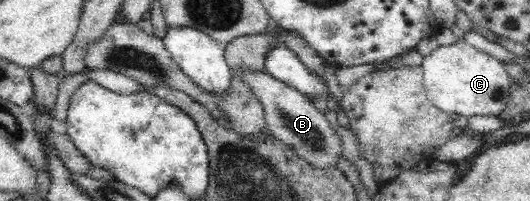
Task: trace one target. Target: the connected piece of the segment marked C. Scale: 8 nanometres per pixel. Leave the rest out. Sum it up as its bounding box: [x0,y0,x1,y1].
[421,40,511,118]

